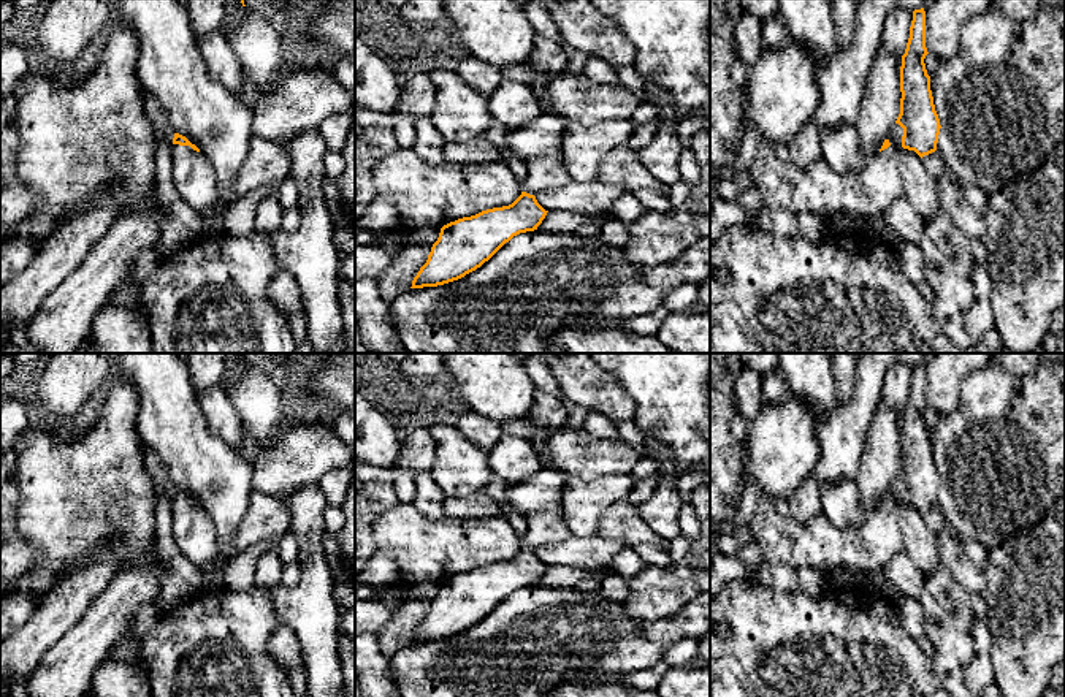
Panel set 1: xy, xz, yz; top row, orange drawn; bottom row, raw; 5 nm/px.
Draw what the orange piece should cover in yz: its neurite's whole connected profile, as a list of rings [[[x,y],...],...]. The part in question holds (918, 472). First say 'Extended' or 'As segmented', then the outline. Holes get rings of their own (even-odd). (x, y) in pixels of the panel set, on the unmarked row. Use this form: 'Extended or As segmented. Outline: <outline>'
Extended. Outline: [[[924,363],[913,366],[910,393],[900,421],[900,469],[895,480],[889,486],[878,508],[868,512],[867,520],[849,529],[835,528],[824,516],[815,518],[807,524],[796,523],[791,516],[777,512],[773,499],[764,496],[750,521],[754,542],[762,551],[765,564],[781,562],[794,569],[811,567],[826,570],[832,567],[857,569],[875,572],[883,569],[895,553],[903,550],[903,535],[900,529],[899,501],[914,505],[921,513],[937,505],[940,489],[940,474],[935,466],[930,445],[930,431],[927,429],[924,413],[926,402],[926,366]]]

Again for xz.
Extended. Outline: [[[559,510],[529,515],[521,550],[512,559],[487,564],[441,583],[410,643],[458,635],[480,623],[513,591],[537,585],[548,566],[537,558],[536,550],[569,535]]]

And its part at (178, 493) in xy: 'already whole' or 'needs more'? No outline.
needs more

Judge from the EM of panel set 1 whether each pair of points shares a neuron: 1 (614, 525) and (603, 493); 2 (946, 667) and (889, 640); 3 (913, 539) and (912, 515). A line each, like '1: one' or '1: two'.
1: two
2: two
3: one

